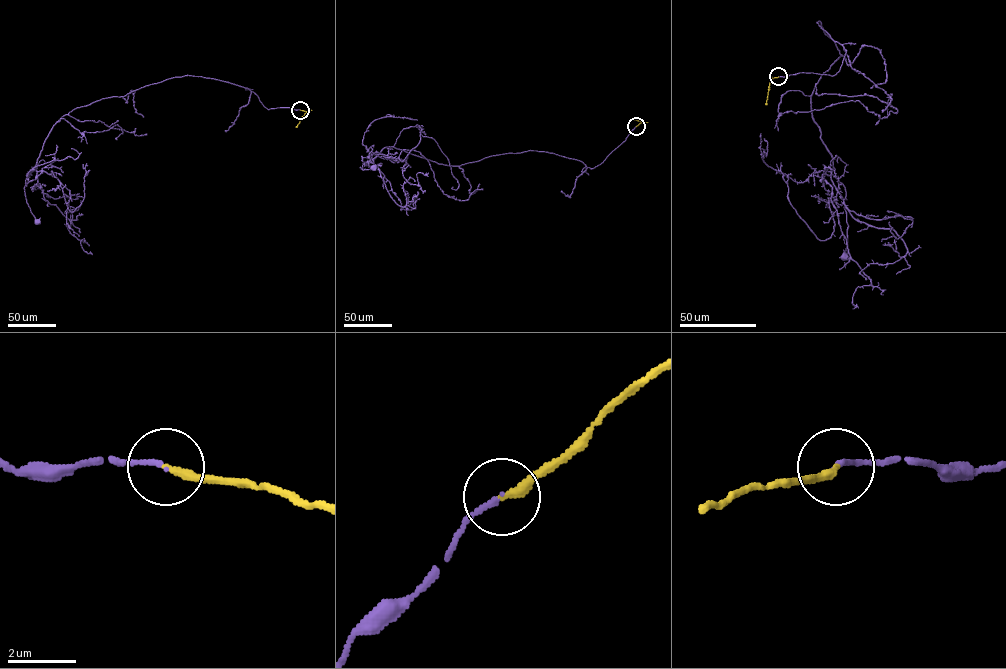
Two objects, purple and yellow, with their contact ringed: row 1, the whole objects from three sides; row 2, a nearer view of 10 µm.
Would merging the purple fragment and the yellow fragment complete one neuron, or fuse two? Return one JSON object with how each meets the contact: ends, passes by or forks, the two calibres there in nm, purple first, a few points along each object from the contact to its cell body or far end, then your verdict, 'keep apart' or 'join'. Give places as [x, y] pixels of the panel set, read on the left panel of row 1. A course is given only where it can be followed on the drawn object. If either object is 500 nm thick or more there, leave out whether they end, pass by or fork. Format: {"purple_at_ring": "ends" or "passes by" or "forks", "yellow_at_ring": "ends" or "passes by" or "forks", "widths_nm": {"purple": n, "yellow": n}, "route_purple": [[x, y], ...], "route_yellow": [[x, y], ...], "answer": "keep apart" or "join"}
{"purple_at_ring": "ends", "yellow_at_ring": "ends", "widths_nm": {"purple": 140, "yellow": 240}, "route_purple": [[300, 110], [268, 109], [247, 88], [190, 75], [77, 107], [54, 125], [26, 176], [26, 200], [36, 222]], "route_yellow": [[300, 110], [306, 112], [296, 127]], "answer": "join"}

